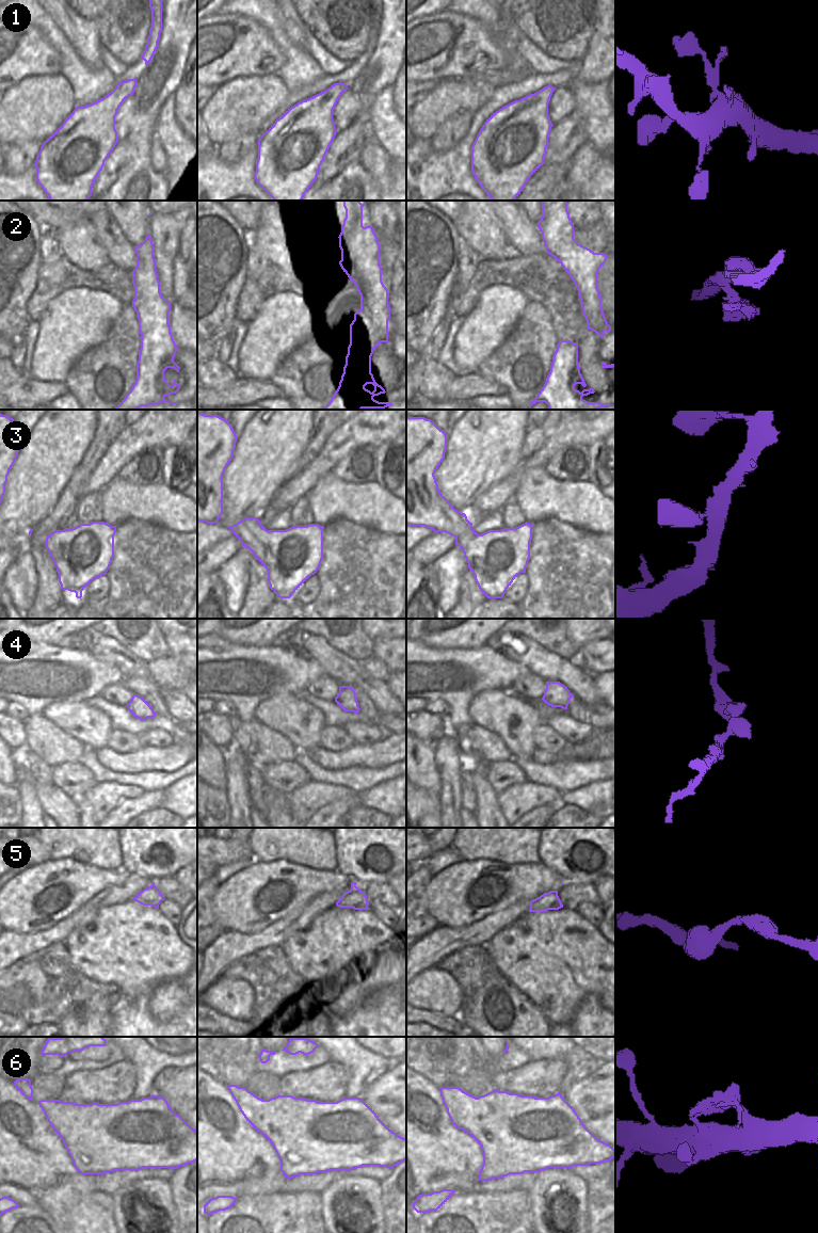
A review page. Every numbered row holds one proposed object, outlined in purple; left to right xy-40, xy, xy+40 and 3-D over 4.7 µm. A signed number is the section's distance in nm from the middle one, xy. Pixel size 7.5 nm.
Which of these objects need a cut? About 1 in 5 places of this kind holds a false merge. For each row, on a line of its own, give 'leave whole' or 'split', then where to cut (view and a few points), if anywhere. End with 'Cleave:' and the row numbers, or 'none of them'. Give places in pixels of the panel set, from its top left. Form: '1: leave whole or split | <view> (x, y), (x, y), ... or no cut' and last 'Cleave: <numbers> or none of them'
1: leave whole | no cut
2: leave whole | no cut
3: leave whole | no cut
4: leave whole | no cut
5: leave whole | no cut
6: leave whole | no cut
Cleave: none of them

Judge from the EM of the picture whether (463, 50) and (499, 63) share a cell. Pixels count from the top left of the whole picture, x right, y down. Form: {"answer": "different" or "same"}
{"answer": "same"}

